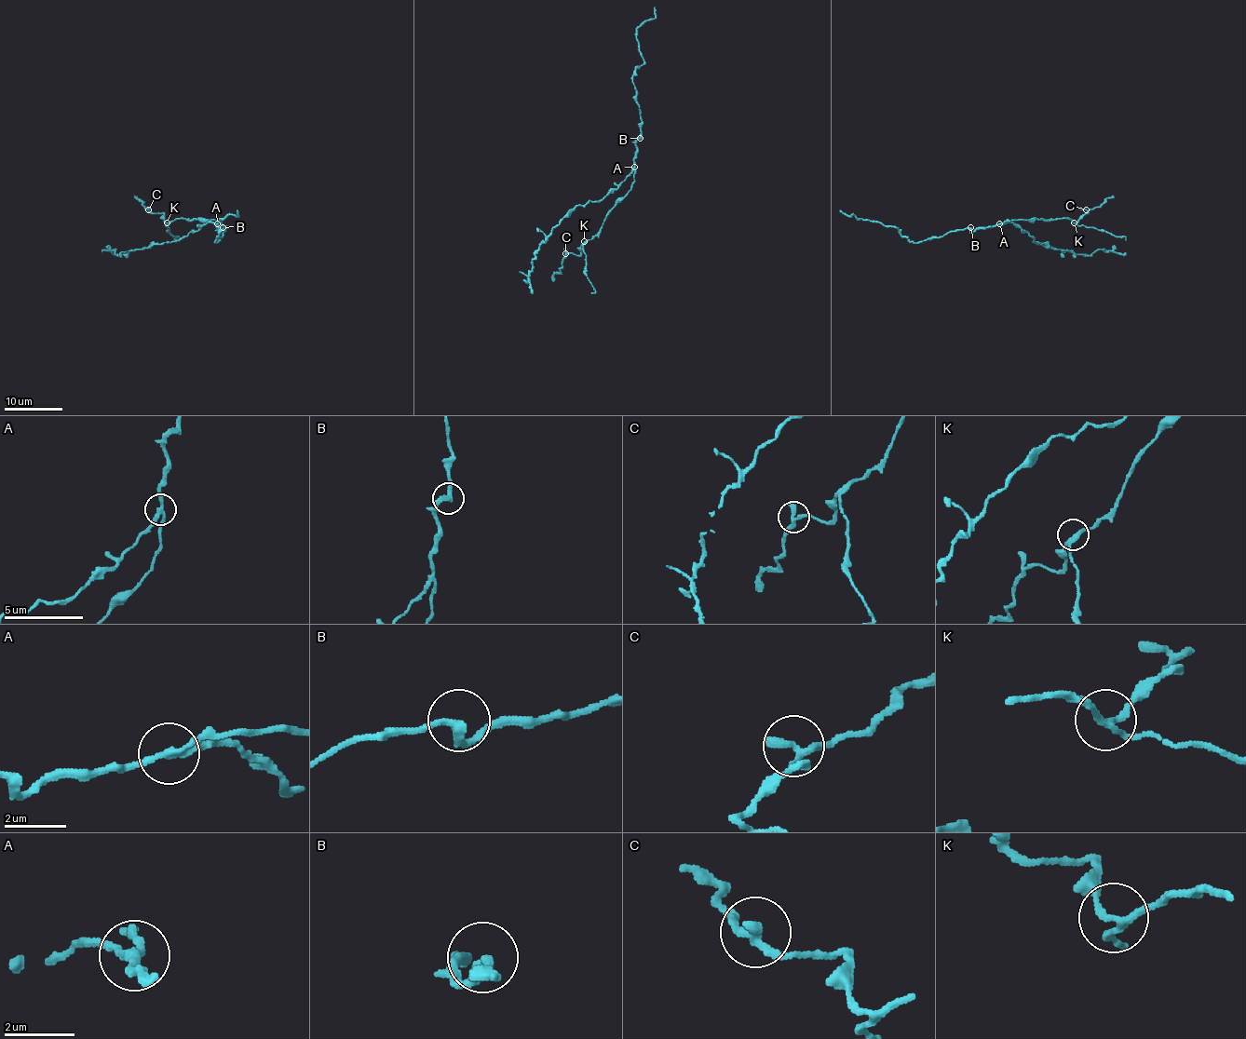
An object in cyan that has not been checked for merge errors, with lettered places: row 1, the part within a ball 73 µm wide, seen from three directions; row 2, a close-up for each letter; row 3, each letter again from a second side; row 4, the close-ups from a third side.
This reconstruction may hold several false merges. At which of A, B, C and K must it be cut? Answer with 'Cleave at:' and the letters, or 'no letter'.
Cleave at: A

